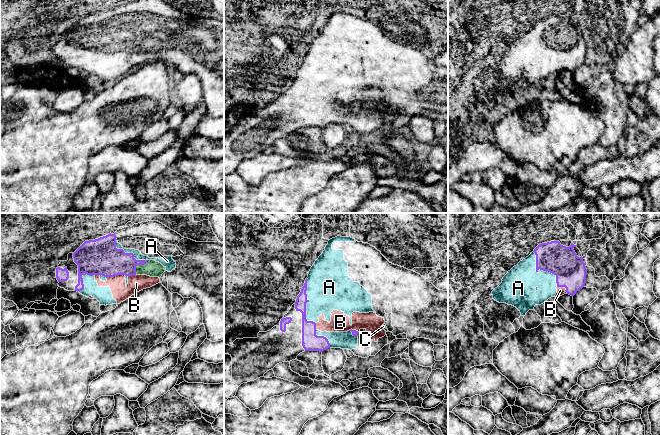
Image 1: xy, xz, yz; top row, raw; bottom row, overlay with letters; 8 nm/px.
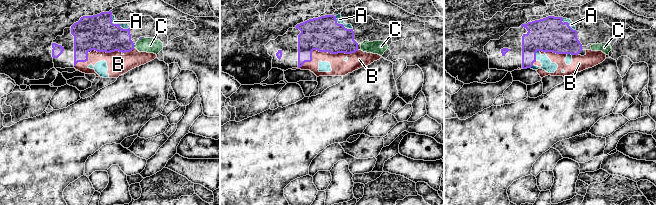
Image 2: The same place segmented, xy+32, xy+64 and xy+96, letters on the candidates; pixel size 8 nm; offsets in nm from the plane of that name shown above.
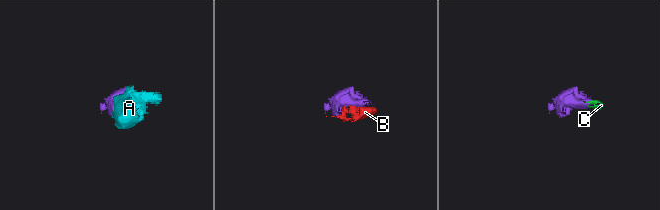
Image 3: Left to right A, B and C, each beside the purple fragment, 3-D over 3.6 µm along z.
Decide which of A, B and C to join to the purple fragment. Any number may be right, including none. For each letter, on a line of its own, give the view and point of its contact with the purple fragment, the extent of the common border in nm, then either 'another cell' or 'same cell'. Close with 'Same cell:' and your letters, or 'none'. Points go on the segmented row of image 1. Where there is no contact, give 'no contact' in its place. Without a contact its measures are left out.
A: xz (306, 302) | 380 nm | same cell
B: xy (115, 275) | 160 nm | same cell
C: xy (138, 264) | 160 nm | same cell
Same cell: A, B, C

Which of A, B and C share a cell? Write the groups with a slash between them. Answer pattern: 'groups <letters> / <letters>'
groups A B C

